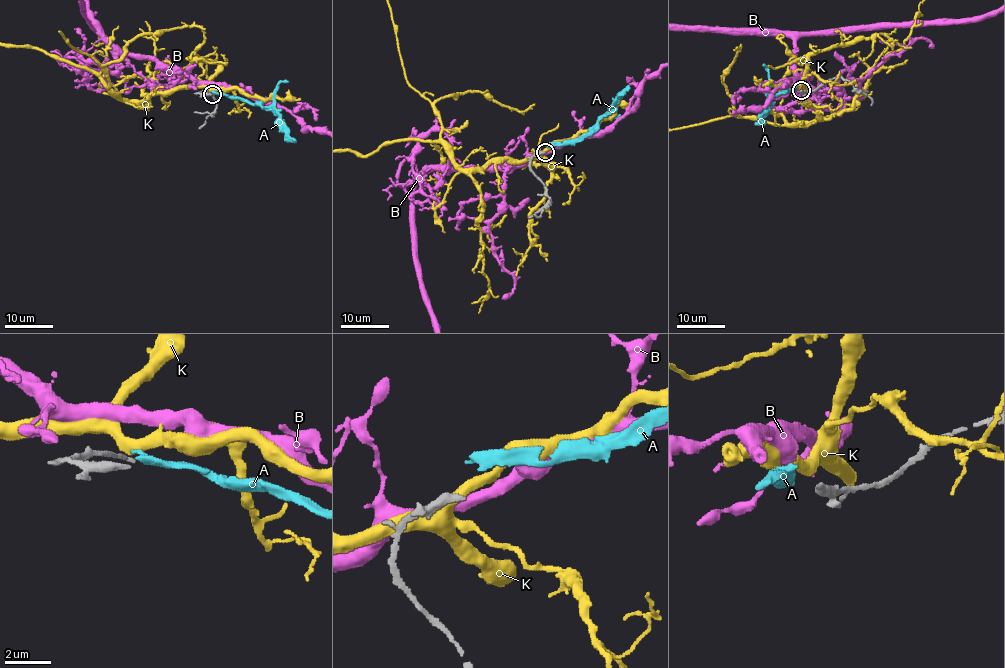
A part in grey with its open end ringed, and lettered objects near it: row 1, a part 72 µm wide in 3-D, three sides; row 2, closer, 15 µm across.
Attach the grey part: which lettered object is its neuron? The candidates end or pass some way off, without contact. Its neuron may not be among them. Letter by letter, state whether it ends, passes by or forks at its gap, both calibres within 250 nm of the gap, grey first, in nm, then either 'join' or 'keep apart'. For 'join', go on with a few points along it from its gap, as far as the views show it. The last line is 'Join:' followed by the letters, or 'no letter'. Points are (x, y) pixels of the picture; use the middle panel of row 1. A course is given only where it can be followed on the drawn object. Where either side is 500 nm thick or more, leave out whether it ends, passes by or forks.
A: it ends; calibres 280 and 400 nm; keep apart
B: it passes by; calibres 280 and 480 nm; keep apart
K: it passes by; calibres 280 and 440 nm; keep apart
Join: no letter

